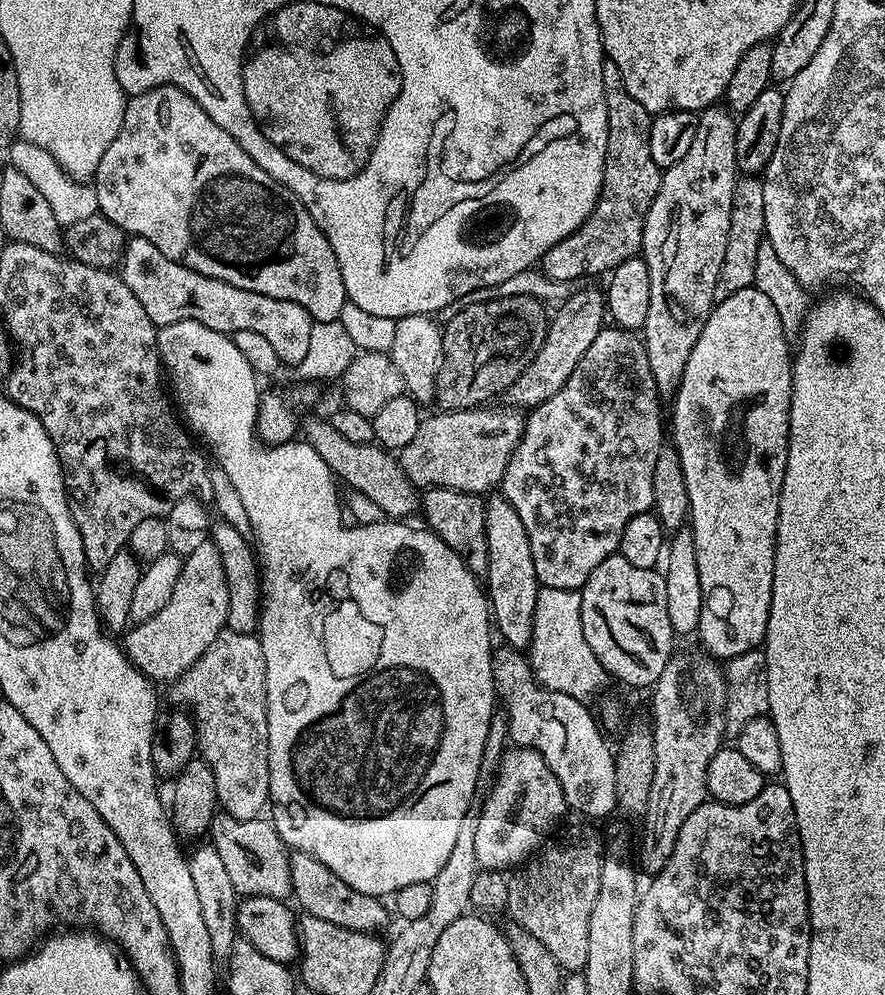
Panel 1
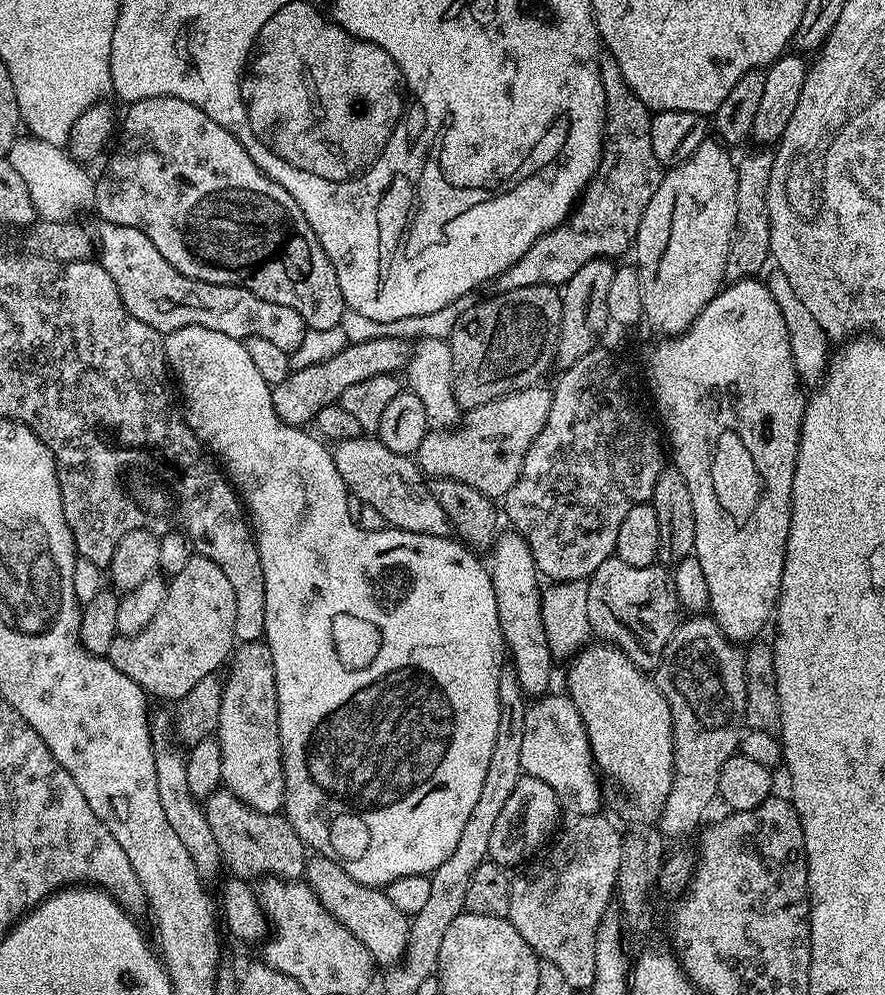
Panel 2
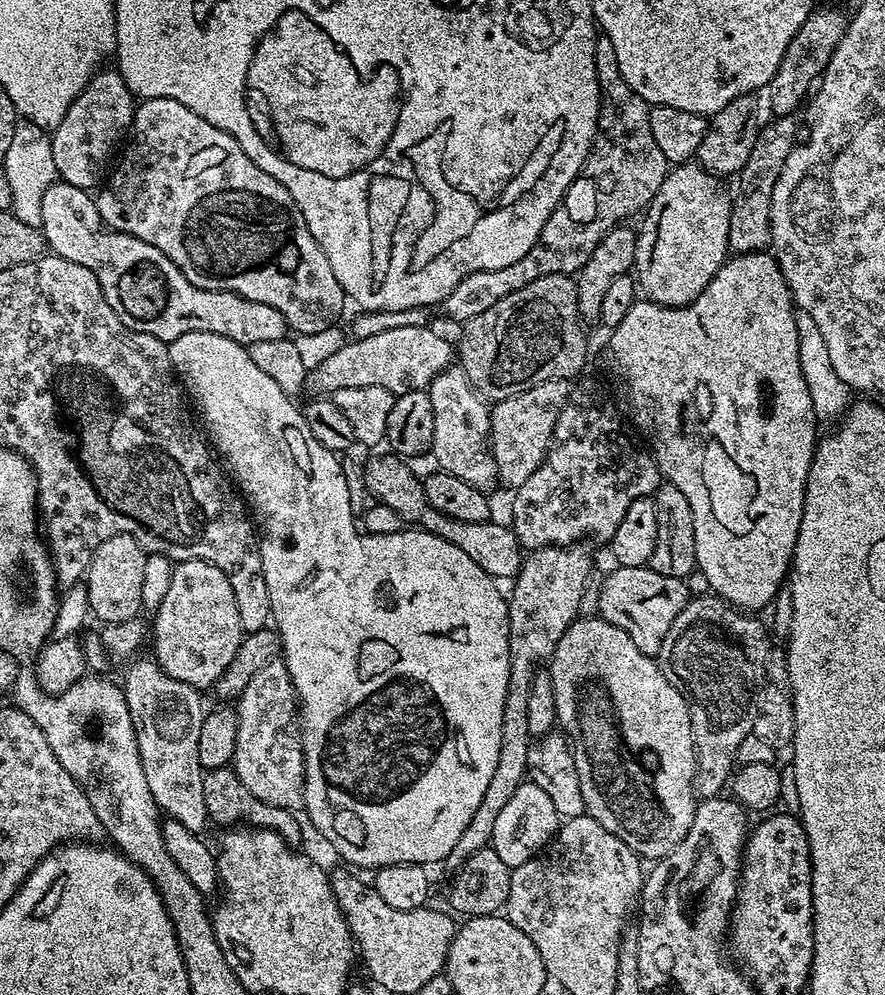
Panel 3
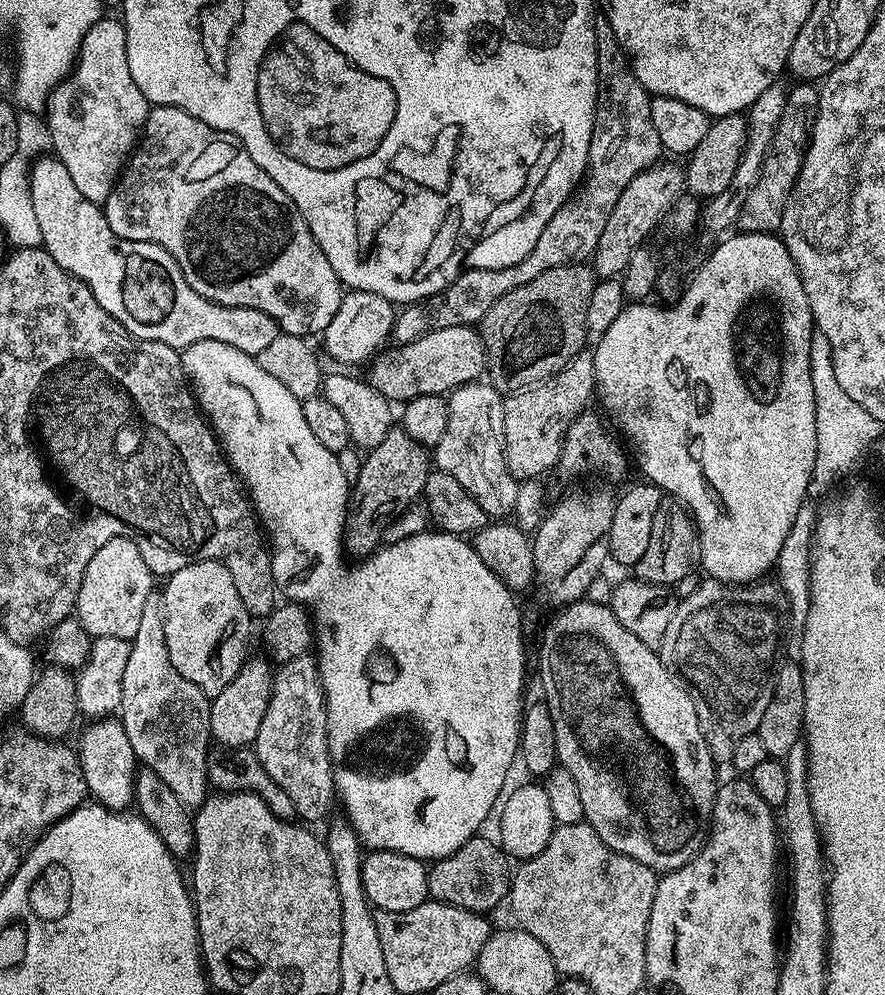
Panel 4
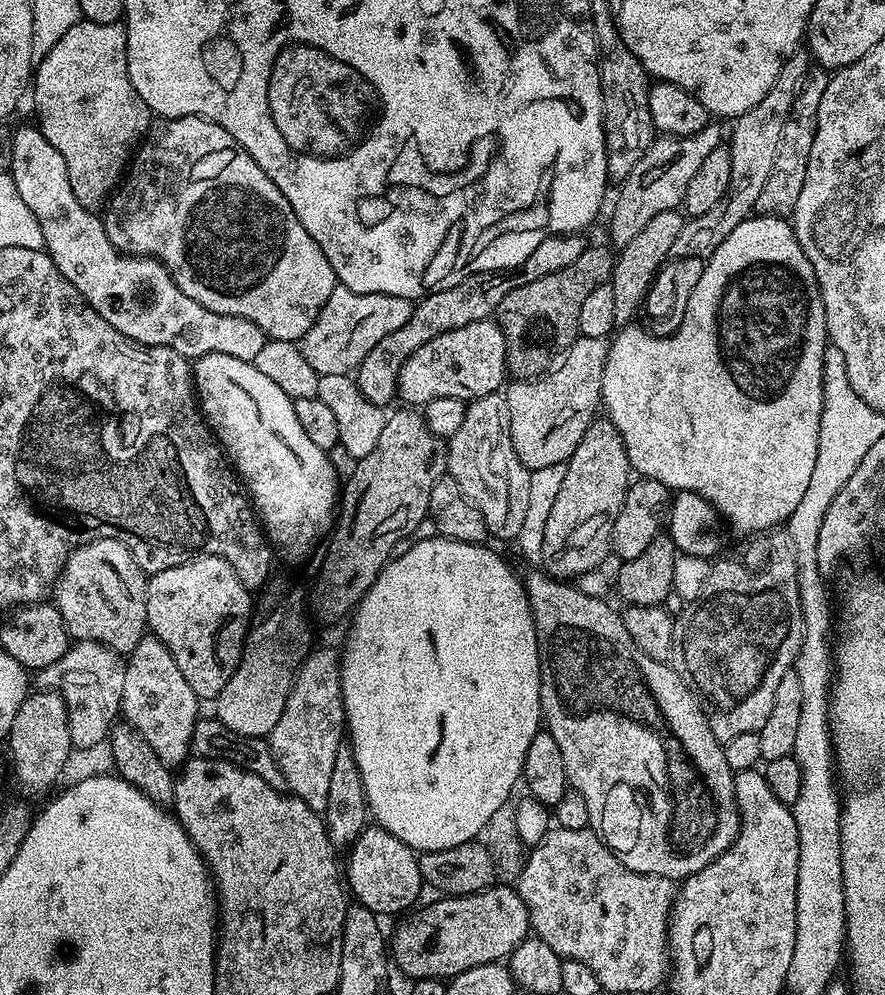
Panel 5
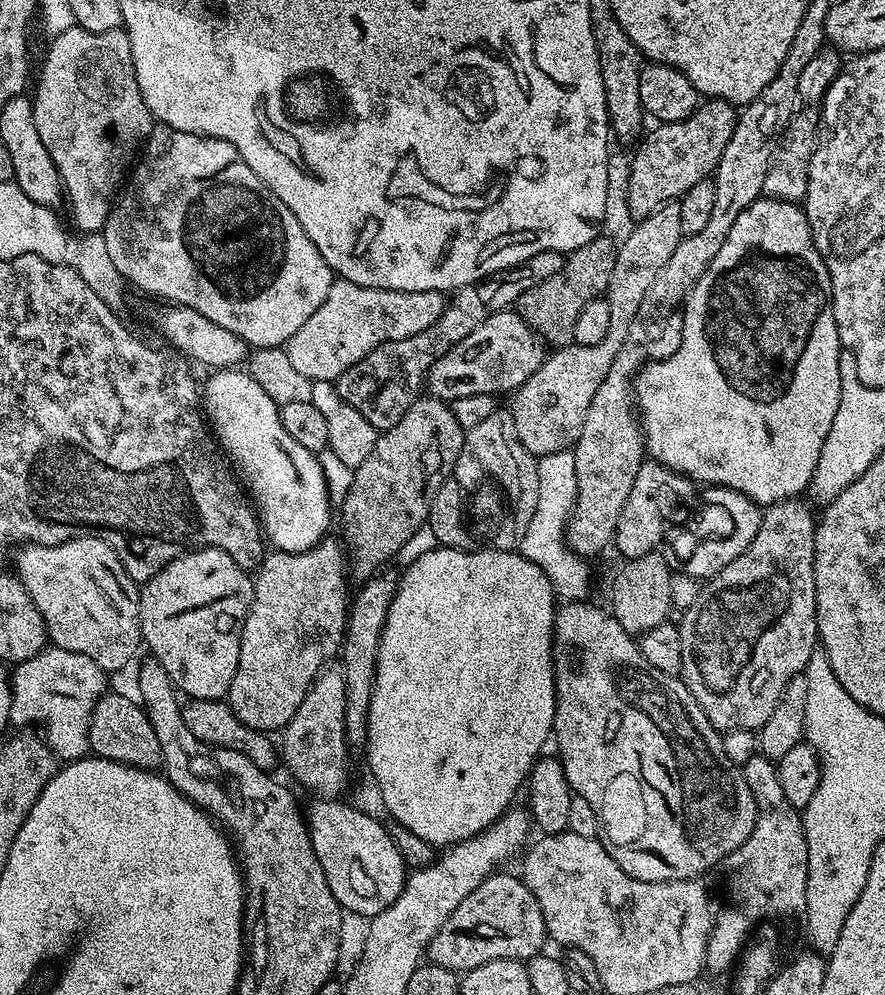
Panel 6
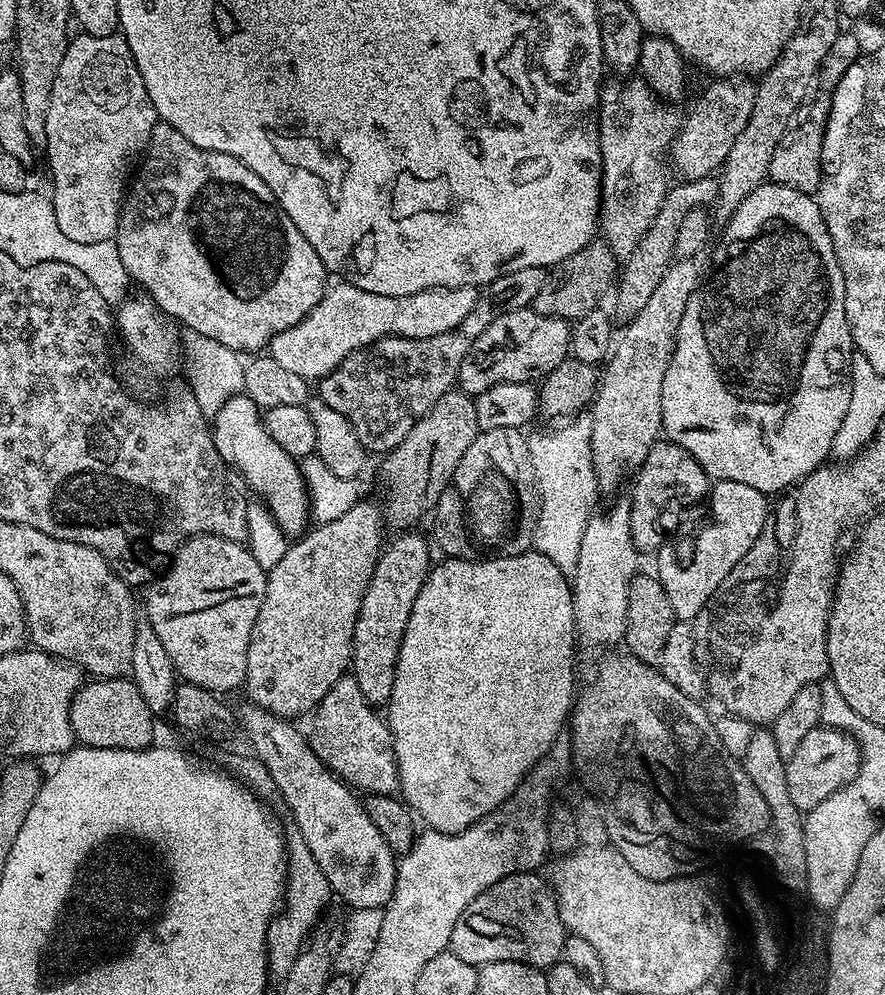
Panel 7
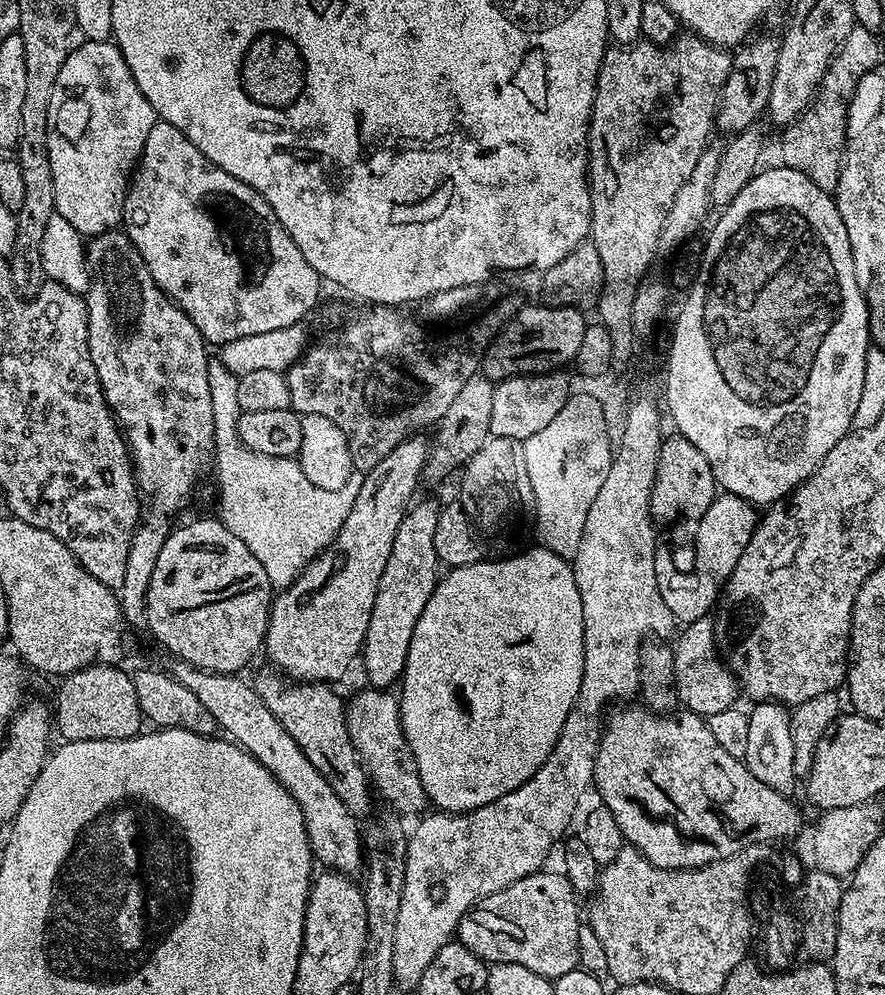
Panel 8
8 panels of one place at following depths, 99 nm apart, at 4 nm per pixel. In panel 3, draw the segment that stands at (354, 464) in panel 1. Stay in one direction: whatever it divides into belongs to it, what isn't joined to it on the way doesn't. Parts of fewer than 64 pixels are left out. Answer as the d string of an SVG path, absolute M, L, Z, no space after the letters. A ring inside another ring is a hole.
M395 454L376 456L364 468L364 484L373 496L372 500L382 503L390 508L396 517L404 522L413 520L413 525L419 526L423 531L434 534L438 538L446 538L446 542L454 542L458 550L463 550L468 557L474 558L486 574L500 582L508 582L518 575L522 563L522 549L520 540L507 523L492 524L491 519L482 522L462 522L452 520L437 510L434 504L426 498L421 477L412 473L407 459Z

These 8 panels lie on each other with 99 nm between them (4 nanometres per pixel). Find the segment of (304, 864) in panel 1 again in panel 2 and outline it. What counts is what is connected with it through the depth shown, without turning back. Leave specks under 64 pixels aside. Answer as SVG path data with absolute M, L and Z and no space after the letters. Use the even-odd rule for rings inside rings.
M319 854L313 855L309 859L308 864L304 867L303 879L314 890L318 902L322 902L322 906L326 906L329 914L338 922L342 922L342 926L346 926L346 930L350 930L354 934L354 938L358 938L358 942L362 942L362 946L366 946L366 950L370 950L372 959L377 965L395 966L403 960L404 952L408 948L410 920L409 917L402 914L402 910L390 906L387 891L370 884L359 884L354 878L350 878L350 874L346 874L346 870L342 870L342 866L338 866L336 860Z

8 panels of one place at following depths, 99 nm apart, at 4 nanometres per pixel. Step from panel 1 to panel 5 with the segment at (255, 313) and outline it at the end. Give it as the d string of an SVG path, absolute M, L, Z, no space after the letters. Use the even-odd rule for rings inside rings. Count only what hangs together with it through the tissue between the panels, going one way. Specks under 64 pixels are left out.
M17 127L13 131L14 158L12 159L10 175L14 178L14 186L18 190L18 194L22 194L22 202L26 202L26 206L30 206L30 210L34 210L34 214L38 218L38 226L42 226L42 238L44 239L44 248L48 256L54 262L54 266L58 266L60 273L76 287L78 294L84 296L86 303L99 316L106 318L106 322L110 322L110 326L114 326L114 330L126 334L126 338L137 340L139 344L153 344L154 346L162 346L163 348L172 348L178 354L189 358L199 358L206 354L230 354L230 358L242 358L243 360L255 362L266 339L262 329L254 322L250 322L250 318L234 318L230 314L214 314L214 310L206 310L206 306L194 302L194 298L186 298L186 294L182 294L182 290L178 290L178 286L171 274L157 260L153 260L151 256L130 256L127 252L118 251L115 244L110 242L110 238L106 234L103 219L97 213L84 208L82 202L78 202L78 198L74 198L74 190L70 190L70 178L66 170L66 158L62 158L62 154L58 154L58 150L54 150L54 146L50 146L50 142L46 142L46 138L41 134L39 127L31 127L20 129Z

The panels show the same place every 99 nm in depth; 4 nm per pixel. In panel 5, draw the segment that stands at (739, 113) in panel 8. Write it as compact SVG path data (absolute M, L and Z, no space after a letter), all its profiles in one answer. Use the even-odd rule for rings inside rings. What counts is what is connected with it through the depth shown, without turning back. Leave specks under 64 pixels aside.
M710 122L698 134L689 136L657 135L651 146L642 154L638 166L619 185L620 193L616 196L616 205L612 208L612 240L617 249L624 248L646 227L646 222L654 214L662 214L679 209L684 202L686 186L690 178L698 174L702 162L706 162L710 150L721 147L719 123Z

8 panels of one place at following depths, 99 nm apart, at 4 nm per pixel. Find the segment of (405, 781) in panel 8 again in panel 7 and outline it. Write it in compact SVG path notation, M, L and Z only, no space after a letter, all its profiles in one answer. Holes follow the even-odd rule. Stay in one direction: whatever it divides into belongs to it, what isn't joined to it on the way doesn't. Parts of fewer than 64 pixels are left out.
M345 674L311 713L312 732L307 733L307 738L317 758L345 784L364 794L390 796L399 789L400 775L387 719L376 712L379 711L362 698L354 677Z

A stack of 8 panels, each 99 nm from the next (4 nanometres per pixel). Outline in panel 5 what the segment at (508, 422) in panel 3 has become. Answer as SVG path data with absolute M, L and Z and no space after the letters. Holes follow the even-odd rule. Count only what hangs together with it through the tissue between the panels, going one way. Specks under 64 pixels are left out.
M578 338L568 347L562 362L557 363L554 370L534 380L516 380L507 385L514 454L518 454L529 470L567 464L578 442L582 442L582 434L586 434L593 420L597 419L602 404L602 374L606 370L608 346L607 339Z

